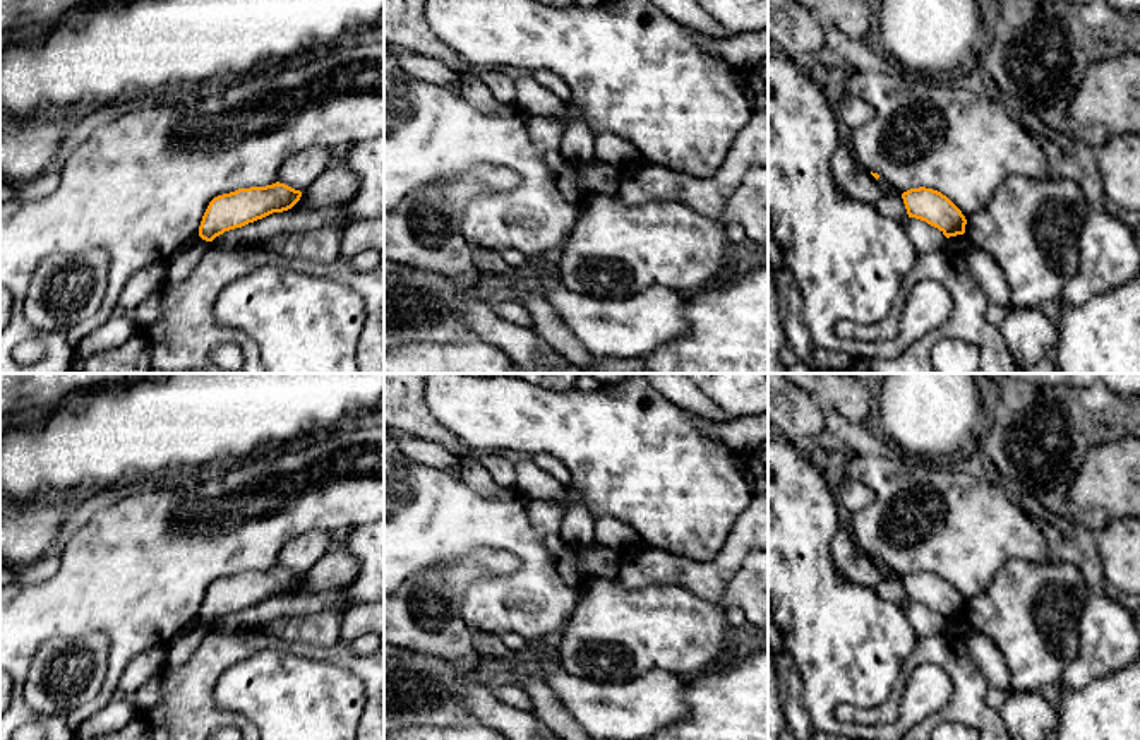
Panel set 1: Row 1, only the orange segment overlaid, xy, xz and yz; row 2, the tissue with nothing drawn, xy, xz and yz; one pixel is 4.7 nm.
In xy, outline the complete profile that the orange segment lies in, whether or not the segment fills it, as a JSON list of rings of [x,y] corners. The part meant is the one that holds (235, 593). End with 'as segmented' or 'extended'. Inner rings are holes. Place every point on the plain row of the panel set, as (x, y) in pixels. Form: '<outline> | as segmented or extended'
[[[279,565],[218,579],[209,586],[202,600],[199,620],[206,625],[213,625],[225,615],[242,612],[273,596],[291,593],[300,581],[300,574]]] | as segmented

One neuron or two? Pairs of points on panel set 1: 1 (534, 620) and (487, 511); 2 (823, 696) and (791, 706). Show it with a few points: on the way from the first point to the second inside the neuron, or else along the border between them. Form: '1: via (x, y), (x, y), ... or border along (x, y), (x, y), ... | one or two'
1: via (534, 593), (534, 557), (515, 538) | one
2: border along (794, 662), (801, 679), (804, 708), (813, 722) | two

